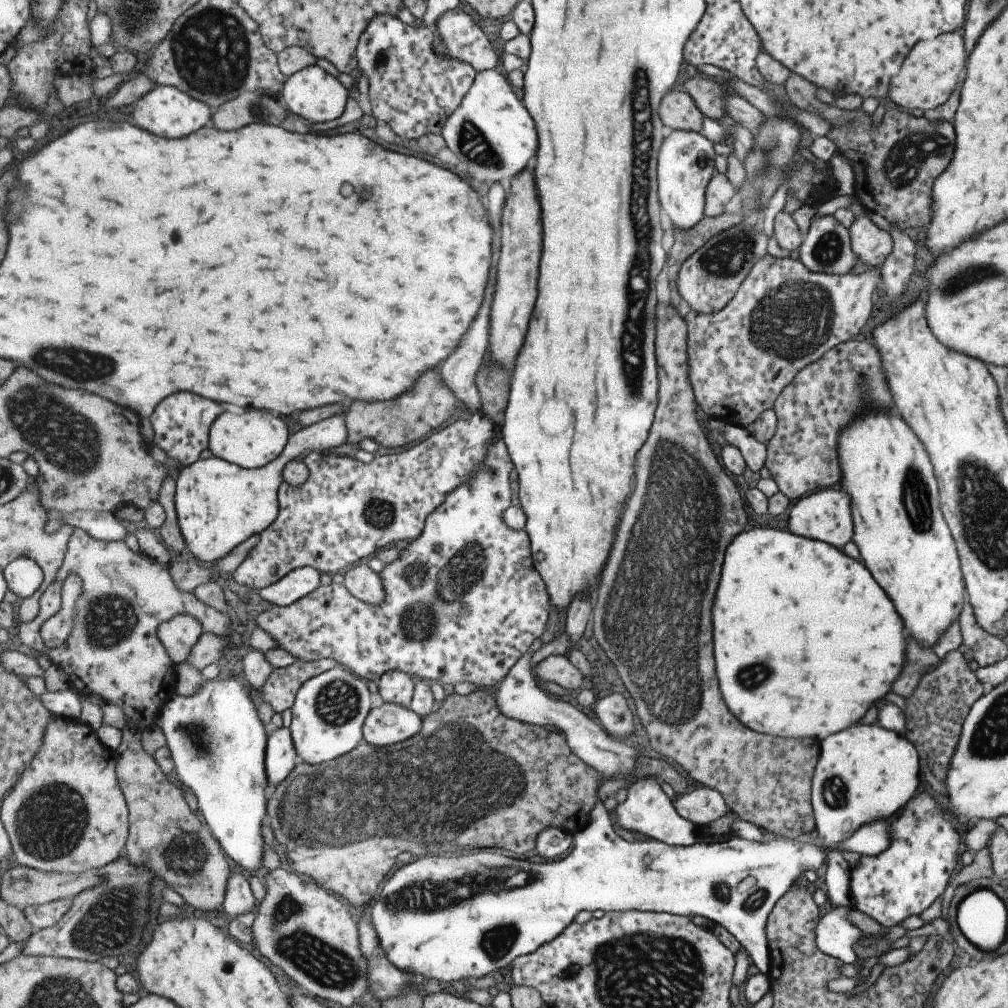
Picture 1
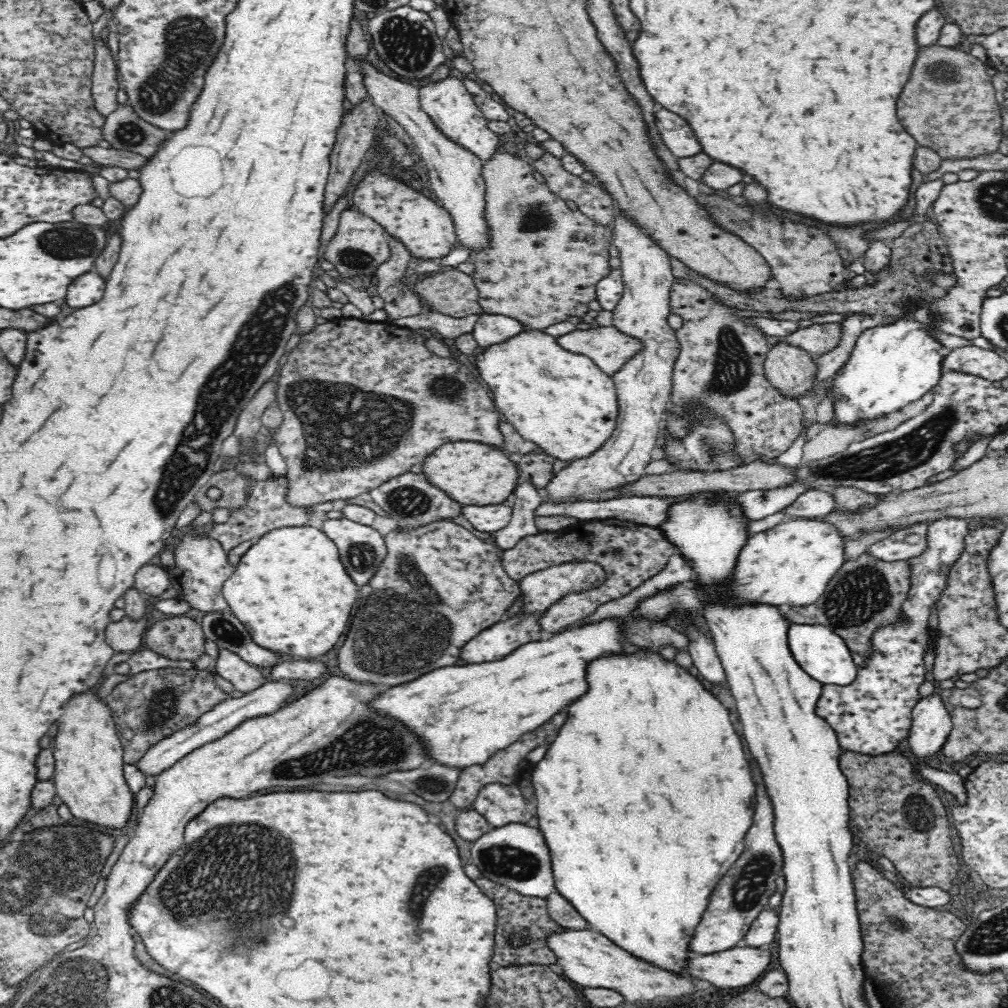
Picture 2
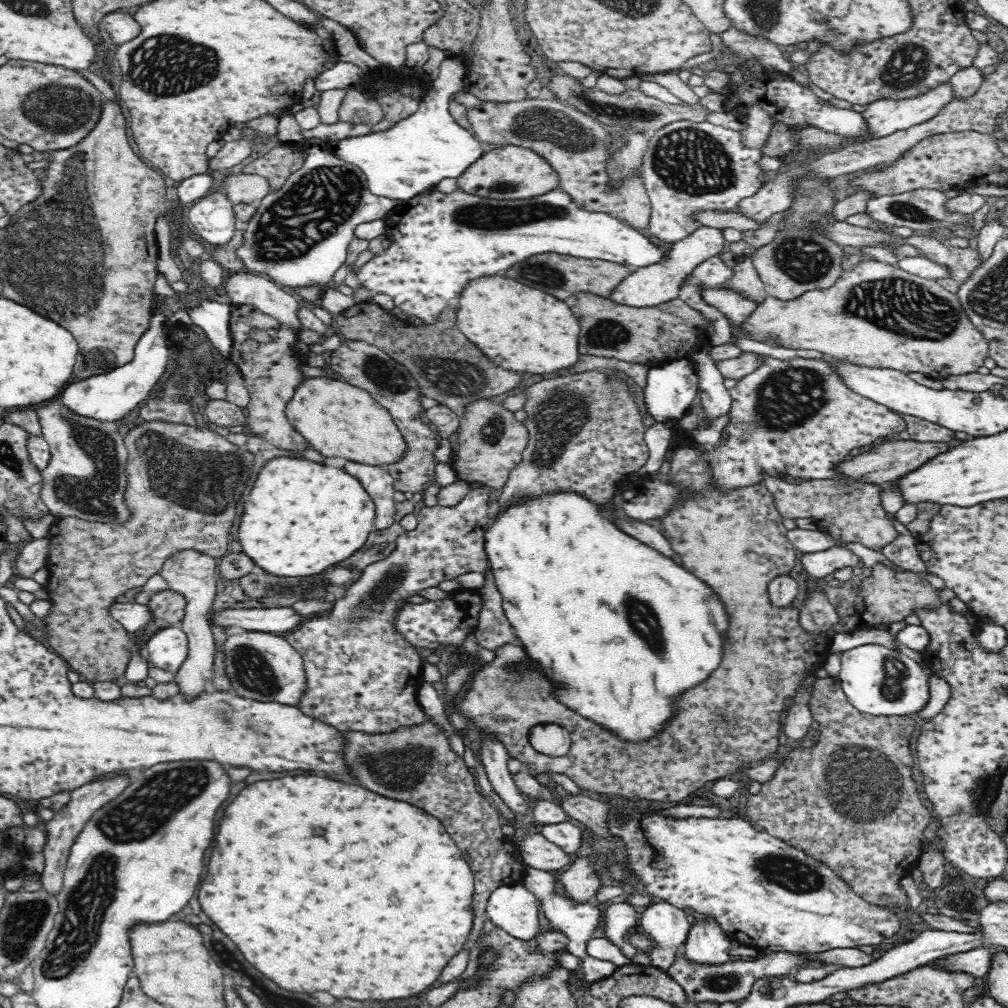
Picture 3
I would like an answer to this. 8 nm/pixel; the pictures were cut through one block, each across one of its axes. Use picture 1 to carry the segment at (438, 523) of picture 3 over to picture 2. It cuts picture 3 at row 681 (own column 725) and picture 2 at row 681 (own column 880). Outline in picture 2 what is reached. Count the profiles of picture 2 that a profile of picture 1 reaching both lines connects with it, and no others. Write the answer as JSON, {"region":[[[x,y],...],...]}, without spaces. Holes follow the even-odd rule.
{"region":[[[268,680],[264,686],[260,686],[258,690],[250,692],[250,694],[242,694],[236,698],[228,698],[222,704],[214,706],[210,712],[202,714],[194,724],[174,732],[168,738],[162,738],[154,748],[150,748],[150,752],[146,752],[142,756],[142,760],[136,764],[140,768],[140,772],[144,772],[146,776],[160,776],[164,770],[172,768],[178,760],[182,760],[184,756],[188,756],[190,752],[194,752],[196,748],[214,742],[218,738],[222,738],[224,734],[230,734],[234,728],[238,728],[242,722],[246,720],[254,720],[256,716],[266,716],[266,714],[274,714],[276,710],[280,710],[282,706],[286,706],[288,696],[294,692],[292,684],[288,680]]]}

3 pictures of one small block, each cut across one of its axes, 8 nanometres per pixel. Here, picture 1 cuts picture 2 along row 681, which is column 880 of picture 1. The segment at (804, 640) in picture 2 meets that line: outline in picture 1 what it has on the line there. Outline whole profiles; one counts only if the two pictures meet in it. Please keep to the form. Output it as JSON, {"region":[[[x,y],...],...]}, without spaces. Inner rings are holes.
{"region":[[[597,798],[595,802],[595,808],[591,810],[591,816],[589,816],[589,824],[583,828],[583,830],[577,830],[573,832],[573,846],[571,846],[571,852],[565,856],[565,858],[559,858],[559,860],[553,860],[553,862],[543,862],[543,864],[533,864],[533,862],[527,862],[527,860],[517,860],[513,856],[509,856],[507,852],[503,854],[497,854],[497,852],[491,852],[491,850],[479,850],[475,854],[463,854],[463,856],[425,856],[401,870],[397,870],[393,874],[393,878],[389,878],[389,882],[383,886],[383,892],[381,892],[381,898],[379,902],[375,904],[375,908],[371,910],[373,912],[373,922],[379,930],[379,936],[381,936],[381,942],[383,942],[383,948],[387,952],[387,956],[391,958],[391,962],[395,962],[399,966],[399,970],[407,972],[407,974],[417,974],[417,976],[431,976],[435,980],[443,980],[443,982],[455,982],[455,980],[467,980],[467,978],[481,978],[485,974],[491,974],[495,970],[501,970],[509,964],[513,964],[517,958],[521,956],[529,956],[533,952],[537,952],[541,946],[545,946],[547,942],[553,942],[553,938],[557,938],[565,926],[573,924],[573,916],[579,912],[579,910],[603,910],[603,912],[657,912],[657,914],[673,914],[673,916],[683,916],[683,918],[693,918],[693,916],[705,916],[709,918],[711,922],[715,922],[717,926],[723,926],[737,942],[739,946],[743,946],[749,954],[749,962],[753,962],[753,966],[759,970],[759,974],[767,976],[769,974],[769,962],[771,962],[771,956],[769,956],[769,942],[765,938],[765,922],[767,922],[767,916],[769,912],[773,910],[773,906],[777,904],[777,900],[787,892],[787,890],[793,890],[793,886],[797,884],[799,886],[799,878],[811,870],[811,872],[817,872],[823,862],[827,864],[827,856],[831,852],[855,852],[859,856],[879,856],[881,852],[885,852],[893,838],[897,836],[897,816],[887,816],[887,818],[877,818],[873,822],[867,822],[863,826],[859,826],[849,838],[833,844],[833,846],[827,846],[823,842],[823,838],[819,838],[819,834],[813,830],[811,834],[805,834],[805,836],[789,836],[789,838],[773,838],[773,840],[765,840],[765,842],[751,842],[751,840],[743,840],[743,838],[735,838],[735,836],[729,836],[725,842],[697,842],[697,844],[691,844],[691,846],[669,846],[665,842],[659,842],[659,840],[637,840],[637,842],[627,842],[623,838],[619,838],[613,830],[611,830],[611,820],[609,820],[609,814],[603,806],[603,802]]]}

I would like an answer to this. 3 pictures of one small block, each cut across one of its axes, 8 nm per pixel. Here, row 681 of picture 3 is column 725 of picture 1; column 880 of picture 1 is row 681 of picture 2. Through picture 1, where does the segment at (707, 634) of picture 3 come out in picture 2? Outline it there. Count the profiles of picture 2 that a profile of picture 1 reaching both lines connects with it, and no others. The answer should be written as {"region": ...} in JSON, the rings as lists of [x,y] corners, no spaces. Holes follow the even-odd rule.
{"region":[[[628,654],[594,660],[588,666],[588,684],[588,694],[568,706],[570,714],[566,724],[560,728],[562,732],[558,732],[546,756],[536,764],[532,774],[540,834],[544,836],[552,856],[554,884],[558,888],[558,894],[574,904],[574,908],[586,918],[590,928],[602,932],[606,940],[610,940],[614,946],[630,952],[636,958],[646,960],[648,964],[660,966],[674,974],[682,974],[686,970],[686,954],[690,954],[688,946],[694,930],[702,920],[710,898],[714,896],[714,888],[718,886],[722,876],[726,876],[726,870],[740,858],[744,850],[744,836],[752,824],[756,788],[746,752],[734,724],[730,722],[730,712],[690,672],[674,662],[662,660],[658,654],[650,654],[648,658]]]}

